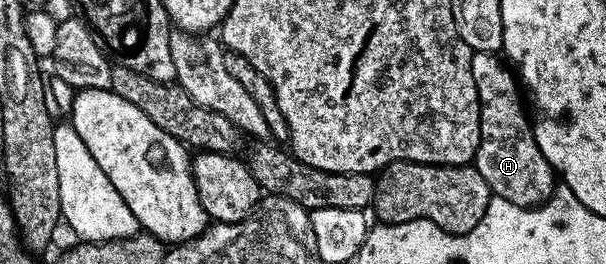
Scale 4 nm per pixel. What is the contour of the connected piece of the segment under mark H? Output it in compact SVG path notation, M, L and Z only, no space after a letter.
M477 52L472 56L472 76L476 80L476 92L482 105L480 108L480 140L482 143L478 145L478 154L473 160L473 165L478 167L480 176L484 176L484 180L497 197L508 200L514 206L537 208L554 193L556 175L554 169L548 164L548 160L544 160L534 139L531 119L526 119L526 110L522 107L521 100L518 99L519 79L515 71L513 74L498 57L497 53L480 54Z

